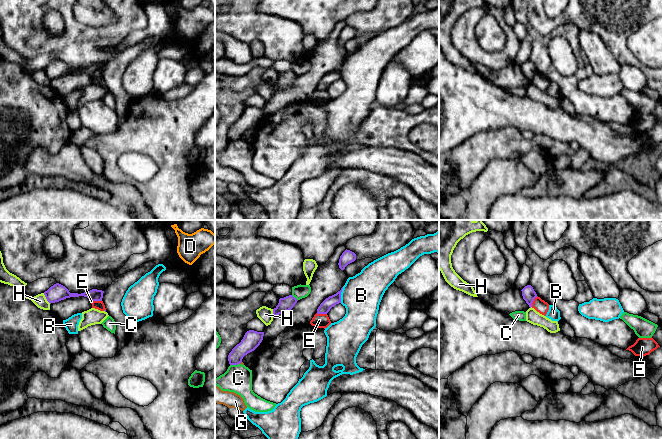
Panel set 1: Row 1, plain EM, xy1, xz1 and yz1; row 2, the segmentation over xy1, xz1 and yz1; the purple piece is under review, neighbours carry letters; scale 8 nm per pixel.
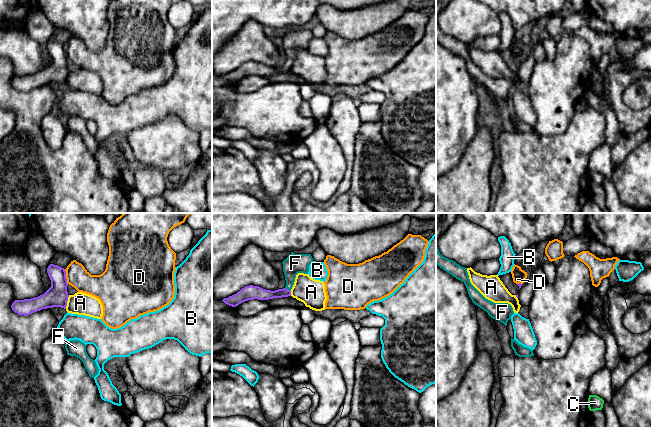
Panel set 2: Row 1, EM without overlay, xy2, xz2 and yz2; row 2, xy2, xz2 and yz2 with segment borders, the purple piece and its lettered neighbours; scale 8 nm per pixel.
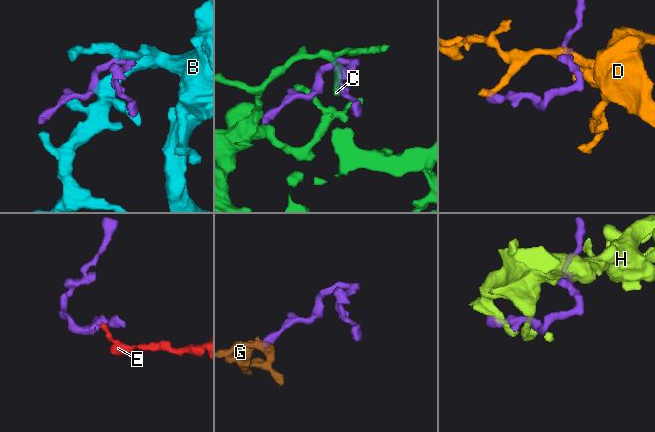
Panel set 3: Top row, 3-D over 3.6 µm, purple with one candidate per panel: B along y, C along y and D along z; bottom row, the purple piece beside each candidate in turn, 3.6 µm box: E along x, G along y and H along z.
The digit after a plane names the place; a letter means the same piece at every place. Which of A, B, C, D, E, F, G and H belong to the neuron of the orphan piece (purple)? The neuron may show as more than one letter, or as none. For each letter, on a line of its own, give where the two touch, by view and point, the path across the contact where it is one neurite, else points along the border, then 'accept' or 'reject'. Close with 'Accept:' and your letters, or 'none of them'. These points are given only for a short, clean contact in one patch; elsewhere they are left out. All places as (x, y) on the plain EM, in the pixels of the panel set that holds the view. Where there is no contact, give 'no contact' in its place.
A: contact xy2 (66, 78); border xy2 (69, 71), (65, 84); reject
B: contact xz1 (340, 71); border xz1 (343, 63), (340, 78); reject
C: contact xz1 (234, 140); reject
D: contact xy2 (65, 52); reject
E: contact xy1 (96, 76); border xy1 (91, 76), (101, 77); reject
F: contact xz2 (287, 65); way xz2 (256, 68), (278, 70), (287, 65), (290, 45), (295, 39); accept
G: contact xz1 (240, 138); border xz1 (241, 137), (239, 139); reject
H: contact xy1 (46, 74); reject
Accept: F

